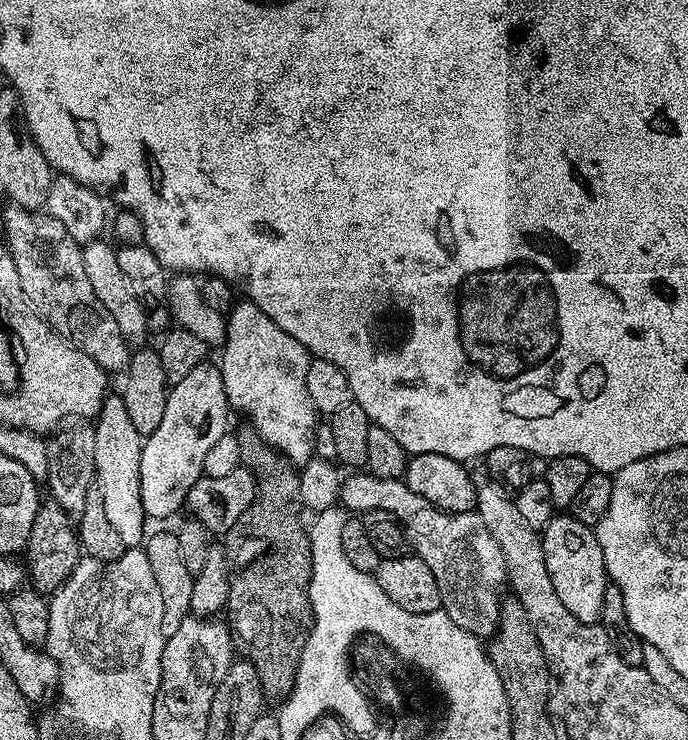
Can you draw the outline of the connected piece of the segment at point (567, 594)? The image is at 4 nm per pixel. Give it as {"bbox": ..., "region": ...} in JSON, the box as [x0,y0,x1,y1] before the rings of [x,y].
{"bbox":[542,514,609,624],"region":[[[556,514],[542,530],[544,553],[546,554],[546,570],[550,574],[550,582],[554,582],[554,591],[558,599],[566,605],[566,610],[578,618],[578,622],[594,624],[602,614],[602,598],[609,586],[606,562],[602,558],[602,546],[598,546],[595,531],[589,525],[575,520],[571,514]]]}

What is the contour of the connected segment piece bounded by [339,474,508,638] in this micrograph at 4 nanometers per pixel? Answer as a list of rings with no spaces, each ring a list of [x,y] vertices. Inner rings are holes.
[[[352,474],[343,481],[339,503],[343,505],[349,513],[363,514],[370,510],[386,510],[394,514],[404,523],[408,530],[408,543],[411,551],[430,566],[430,574],[438,582],[440,591],[440,602],[442,611],[450,618],[454,618],[457,626],[462,626],[470,634],[481,638],[488,638],[495,633],[500,623],[500,609],[502,607],[502,595],[500,591],[505,591],[508,582],[508,571],[506,570],[506,558],[502,554],[502,546],[494,542],[494,534],[490,534],[488,524],[482,522],[482,518],[477,512],[444,512],[441,508],[434,507],[426,498],[414,494],[410,486],[405,484],[403,479],[378,478],[371,474]]]

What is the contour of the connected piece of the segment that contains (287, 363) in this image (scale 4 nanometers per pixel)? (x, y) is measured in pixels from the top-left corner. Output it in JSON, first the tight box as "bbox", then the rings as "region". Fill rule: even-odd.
{"bbox":[218,300,318,466],"region":[[[251,300],[241,301],[227,313],[224,353],[218,359],[228,407],[248,416],[247,423],[290,463],[303,466],[313,459],[318,427],[318,413],[306,388],[310,353],[298,338],[290,338],[274,318],[266,318]]]}

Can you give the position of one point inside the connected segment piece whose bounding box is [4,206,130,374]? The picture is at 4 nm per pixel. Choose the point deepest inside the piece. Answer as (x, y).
(50, 267)

